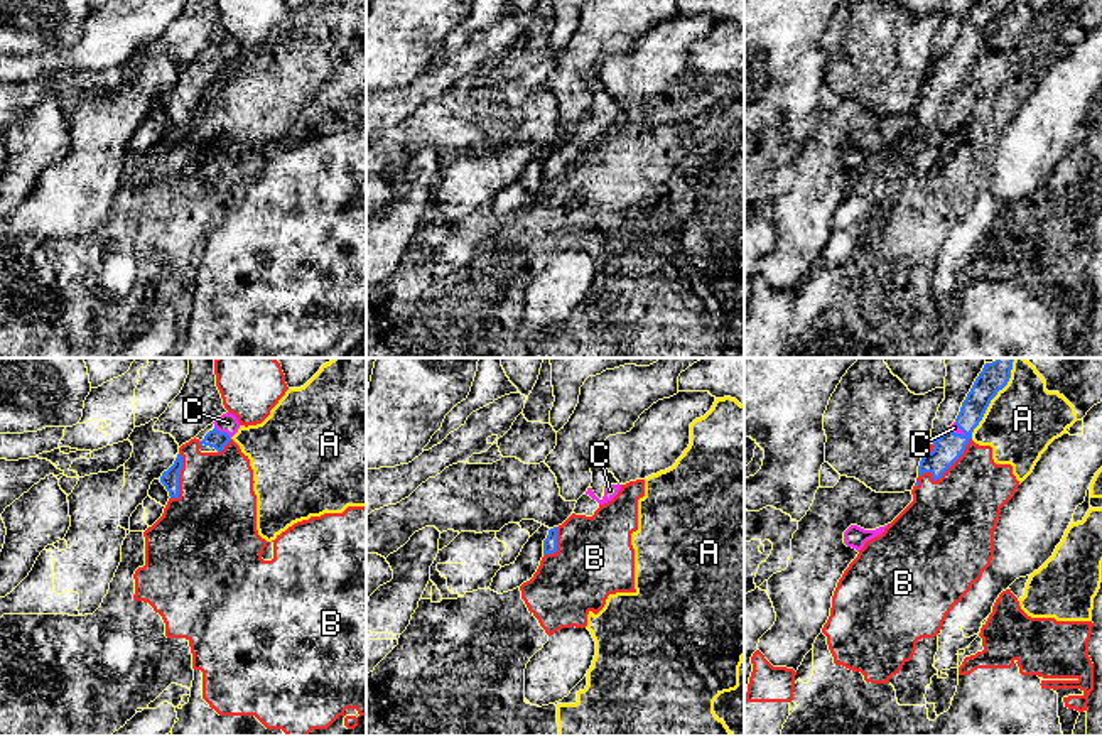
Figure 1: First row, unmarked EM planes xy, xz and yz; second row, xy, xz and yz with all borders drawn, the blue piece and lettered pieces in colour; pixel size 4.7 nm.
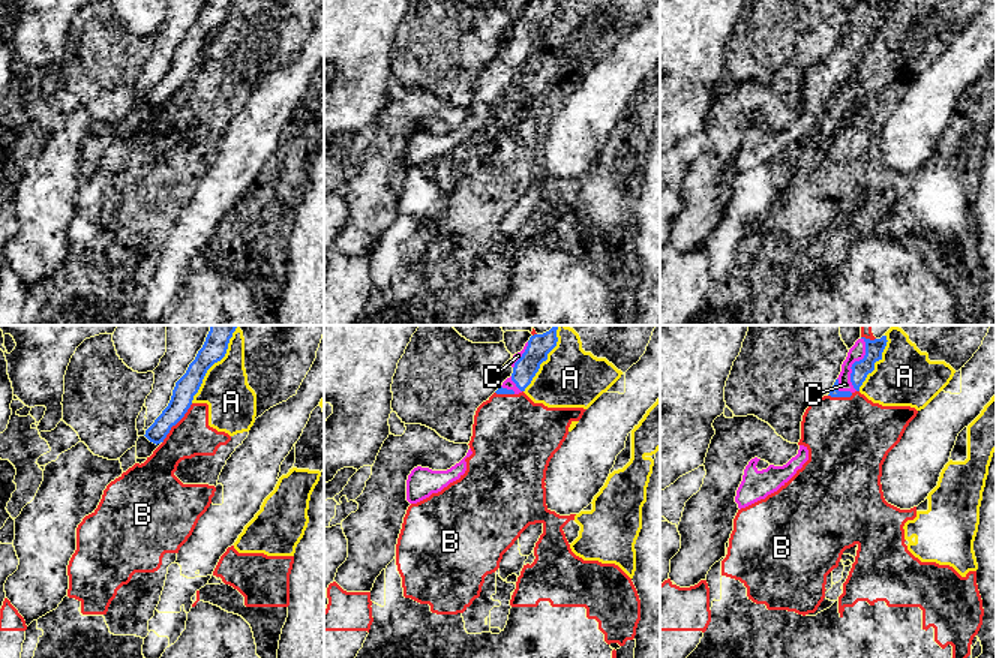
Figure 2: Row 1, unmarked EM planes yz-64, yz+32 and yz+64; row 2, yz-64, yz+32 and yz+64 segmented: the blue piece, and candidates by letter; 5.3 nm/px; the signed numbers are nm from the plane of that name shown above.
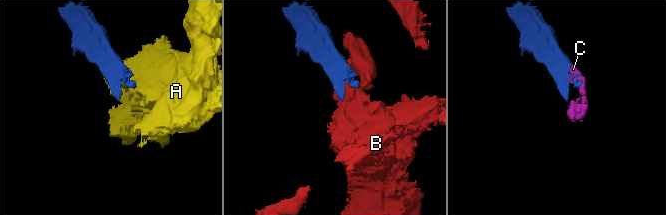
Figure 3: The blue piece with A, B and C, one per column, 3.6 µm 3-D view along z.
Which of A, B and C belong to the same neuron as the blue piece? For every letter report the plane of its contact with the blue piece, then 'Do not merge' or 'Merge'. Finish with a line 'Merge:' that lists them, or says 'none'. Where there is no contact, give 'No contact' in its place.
A: Touches blue in yz. Do not merge
B: Touches blue in yz. Do not merge
C: Touches blue in xy. Merge
Merge: C

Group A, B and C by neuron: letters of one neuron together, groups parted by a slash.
A B / C

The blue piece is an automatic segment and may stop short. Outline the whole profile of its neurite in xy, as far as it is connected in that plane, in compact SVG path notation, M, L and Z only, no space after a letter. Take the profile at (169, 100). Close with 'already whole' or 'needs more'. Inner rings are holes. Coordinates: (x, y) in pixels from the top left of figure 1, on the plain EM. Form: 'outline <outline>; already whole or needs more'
outline M179 74L174 86L167 93L164 93L160 98L160 105L165 108L170 120L179 120L179 95L181 95L181 91L182 91L182 78Z; already whole

